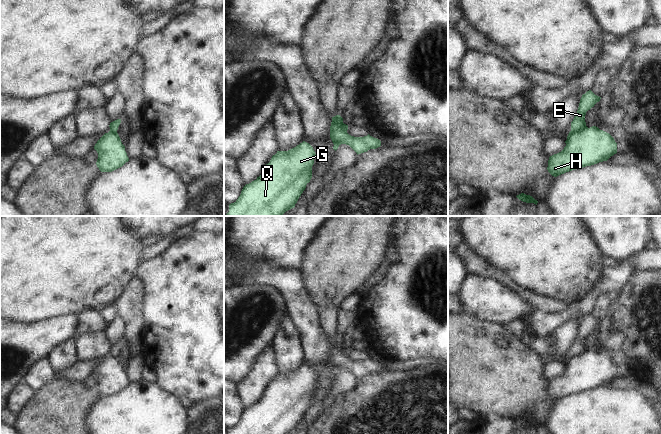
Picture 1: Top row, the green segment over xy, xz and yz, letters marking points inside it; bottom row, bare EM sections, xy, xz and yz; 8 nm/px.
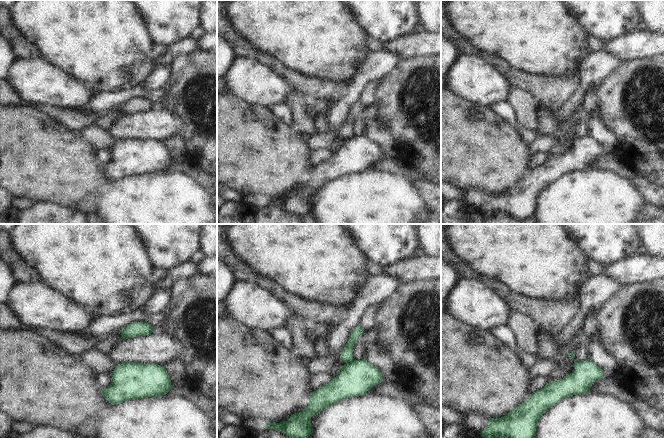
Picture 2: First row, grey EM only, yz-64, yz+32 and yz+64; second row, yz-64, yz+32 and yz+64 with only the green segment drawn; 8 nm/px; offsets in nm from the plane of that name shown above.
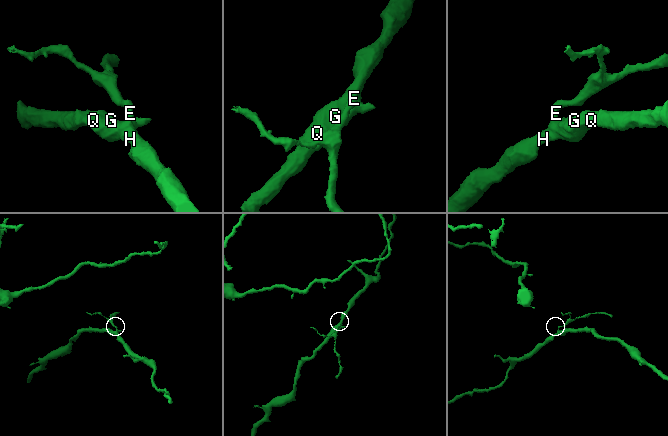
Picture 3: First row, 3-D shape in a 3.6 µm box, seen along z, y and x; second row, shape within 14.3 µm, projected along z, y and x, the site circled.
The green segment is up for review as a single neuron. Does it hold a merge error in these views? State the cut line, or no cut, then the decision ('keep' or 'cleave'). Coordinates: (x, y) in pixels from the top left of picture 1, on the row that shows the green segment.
cut in yz along (586, 126), (576, 131), (571, 131); cleave

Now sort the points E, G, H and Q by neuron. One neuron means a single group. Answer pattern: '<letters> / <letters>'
E / G H Q

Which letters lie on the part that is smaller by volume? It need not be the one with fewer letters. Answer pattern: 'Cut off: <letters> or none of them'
Cut off: E

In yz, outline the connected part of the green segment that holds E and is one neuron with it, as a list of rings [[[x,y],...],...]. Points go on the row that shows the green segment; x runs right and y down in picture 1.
[[[591,90],[582,95],[577,113],[571,122],[571,131],[579,131],[586,128],[585,115],[594,105],[599,102],[601,97],[595,95]]]

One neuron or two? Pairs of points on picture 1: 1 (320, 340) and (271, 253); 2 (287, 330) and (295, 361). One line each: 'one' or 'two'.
1: two
2: one

